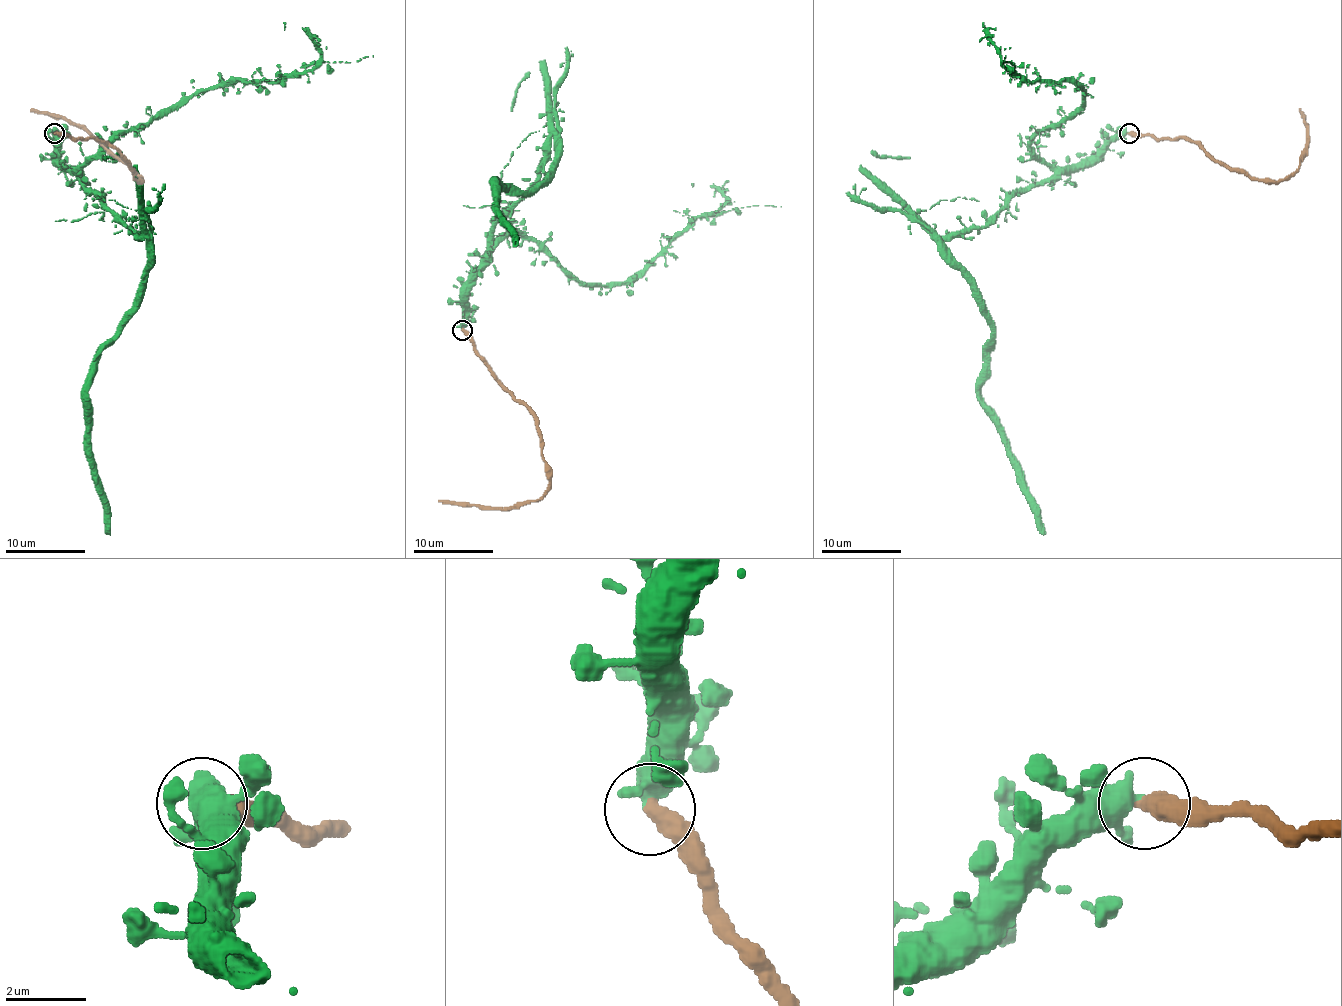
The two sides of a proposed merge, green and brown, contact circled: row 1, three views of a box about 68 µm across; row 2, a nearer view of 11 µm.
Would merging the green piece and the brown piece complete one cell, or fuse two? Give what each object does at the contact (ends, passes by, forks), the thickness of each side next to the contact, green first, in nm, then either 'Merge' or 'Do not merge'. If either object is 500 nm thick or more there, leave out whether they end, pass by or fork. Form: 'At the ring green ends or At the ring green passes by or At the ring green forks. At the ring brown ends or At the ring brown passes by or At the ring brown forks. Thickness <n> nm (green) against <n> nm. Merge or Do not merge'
At the ring green passes by. At the ring brown ends. Thickness 360 nm (green) against 400 nm. Do not merge

